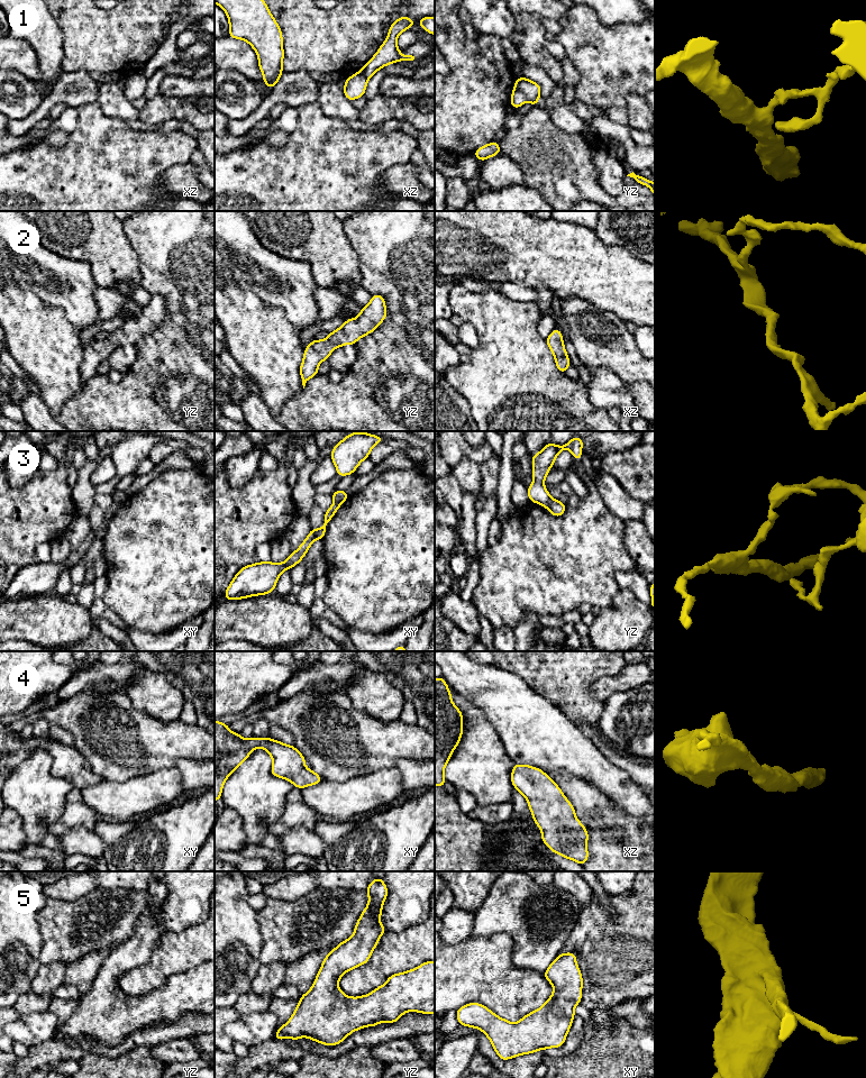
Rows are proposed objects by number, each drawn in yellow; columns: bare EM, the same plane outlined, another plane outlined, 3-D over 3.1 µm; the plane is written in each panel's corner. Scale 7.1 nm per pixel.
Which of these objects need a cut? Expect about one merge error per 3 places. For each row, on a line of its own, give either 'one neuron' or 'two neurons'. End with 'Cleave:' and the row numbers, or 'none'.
1: two neurons
2: one neuron
3: two neurons
4: one neuron
5: one neuron
Cleave: 1, 3

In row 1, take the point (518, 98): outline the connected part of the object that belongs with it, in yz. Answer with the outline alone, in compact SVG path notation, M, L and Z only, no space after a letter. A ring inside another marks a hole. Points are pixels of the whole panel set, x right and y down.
M514 88L513 91L512 91L512 94L511 94L511 102L510 102L510 104L511 104L513 108L518 109L518 108L520 108L526 101L527 101L527 100L526 100L525 93Z

